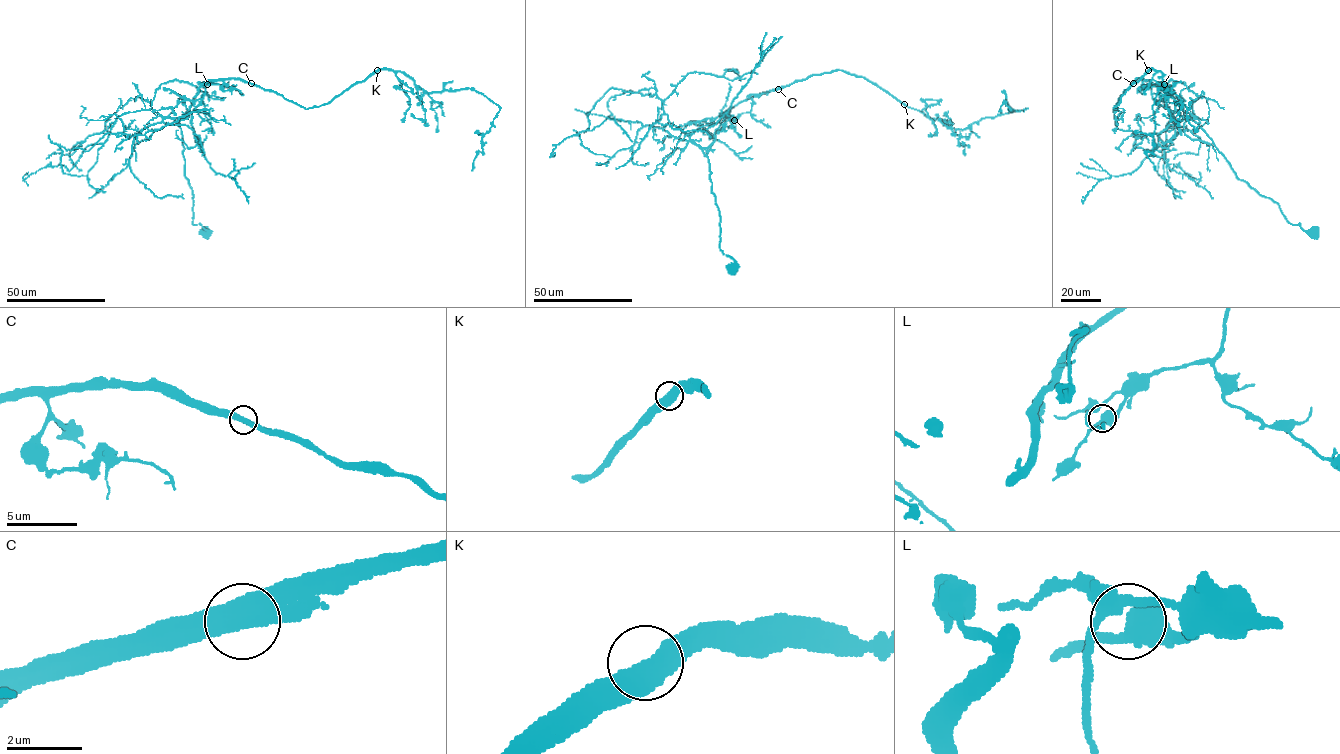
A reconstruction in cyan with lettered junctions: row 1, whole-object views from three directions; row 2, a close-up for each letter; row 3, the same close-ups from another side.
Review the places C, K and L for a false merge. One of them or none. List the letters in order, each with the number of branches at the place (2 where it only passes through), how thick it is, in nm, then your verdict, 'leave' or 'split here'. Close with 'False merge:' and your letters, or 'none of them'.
C: branches 2; calibre 500 nm; split here
K: branches 2; calibre 500 nm; leave
L: branches 2; calibre 500 nm; leave
False merge: C

